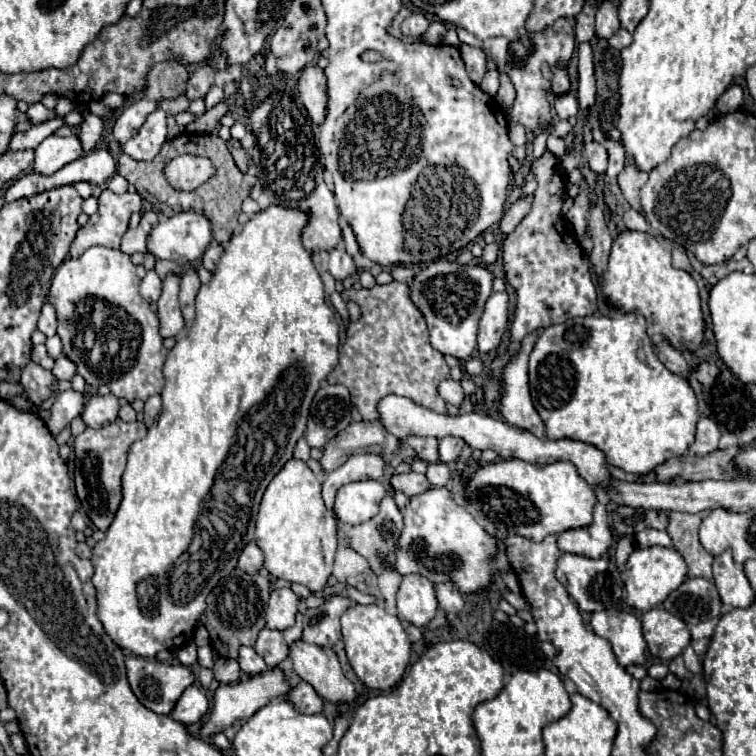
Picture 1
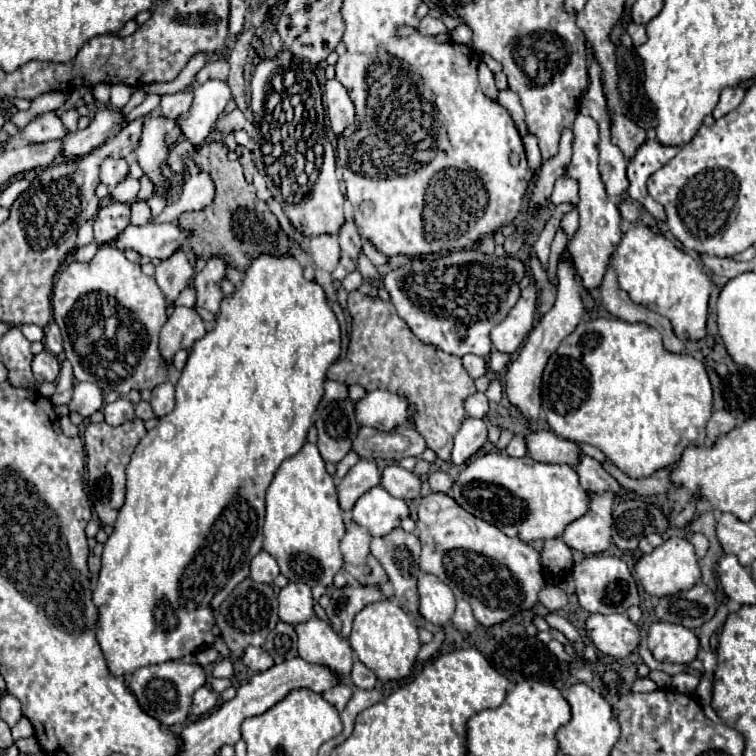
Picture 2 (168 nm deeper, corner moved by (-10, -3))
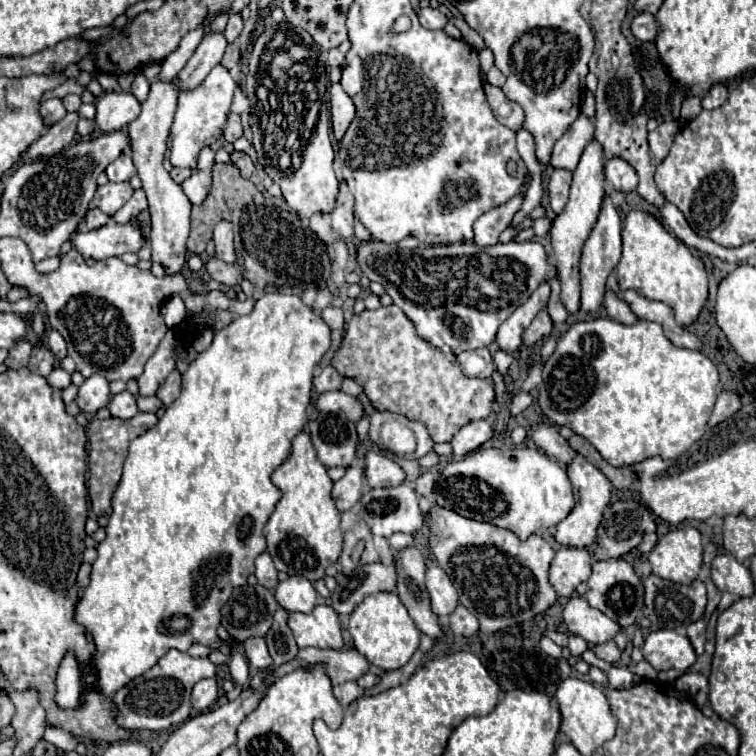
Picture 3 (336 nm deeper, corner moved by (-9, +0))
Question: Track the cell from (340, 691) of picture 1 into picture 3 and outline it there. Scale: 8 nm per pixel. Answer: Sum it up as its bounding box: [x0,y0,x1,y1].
[289,605,343,649]

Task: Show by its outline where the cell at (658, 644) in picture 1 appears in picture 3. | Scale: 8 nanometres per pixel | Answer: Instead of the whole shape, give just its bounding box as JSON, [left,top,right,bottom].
[643,629,697,671]

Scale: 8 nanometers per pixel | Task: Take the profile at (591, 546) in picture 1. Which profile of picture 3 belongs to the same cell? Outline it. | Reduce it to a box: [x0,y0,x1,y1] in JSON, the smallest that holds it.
[555,455,611,547]

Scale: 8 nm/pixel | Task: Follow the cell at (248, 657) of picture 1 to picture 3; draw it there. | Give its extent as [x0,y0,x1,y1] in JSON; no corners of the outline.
[243,639,271,669]

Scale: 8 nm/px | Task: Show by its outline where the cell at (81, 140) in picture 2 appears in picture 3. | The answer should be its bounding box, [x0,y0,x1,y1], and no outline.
[93,91,141,133]

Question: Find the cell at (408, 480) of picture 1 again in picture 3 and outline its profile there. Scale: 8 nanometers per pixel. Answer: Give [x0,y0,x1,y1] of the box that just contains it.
[365,451,405,487]

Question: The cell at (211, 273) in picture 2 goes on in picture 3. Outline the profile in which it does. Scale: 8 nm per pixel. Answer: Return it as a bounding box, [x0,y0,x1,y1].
[213,221,235,265]

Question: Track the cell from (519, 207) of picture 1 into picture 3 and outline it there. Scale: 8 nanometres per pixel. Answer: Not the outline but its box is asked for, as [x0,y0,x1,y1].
[549,115,593,169]

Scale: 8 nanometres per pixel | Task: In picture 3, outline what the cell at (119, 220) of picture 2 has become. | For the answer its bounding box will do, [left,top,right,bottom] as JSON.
[85,207,111,231]

